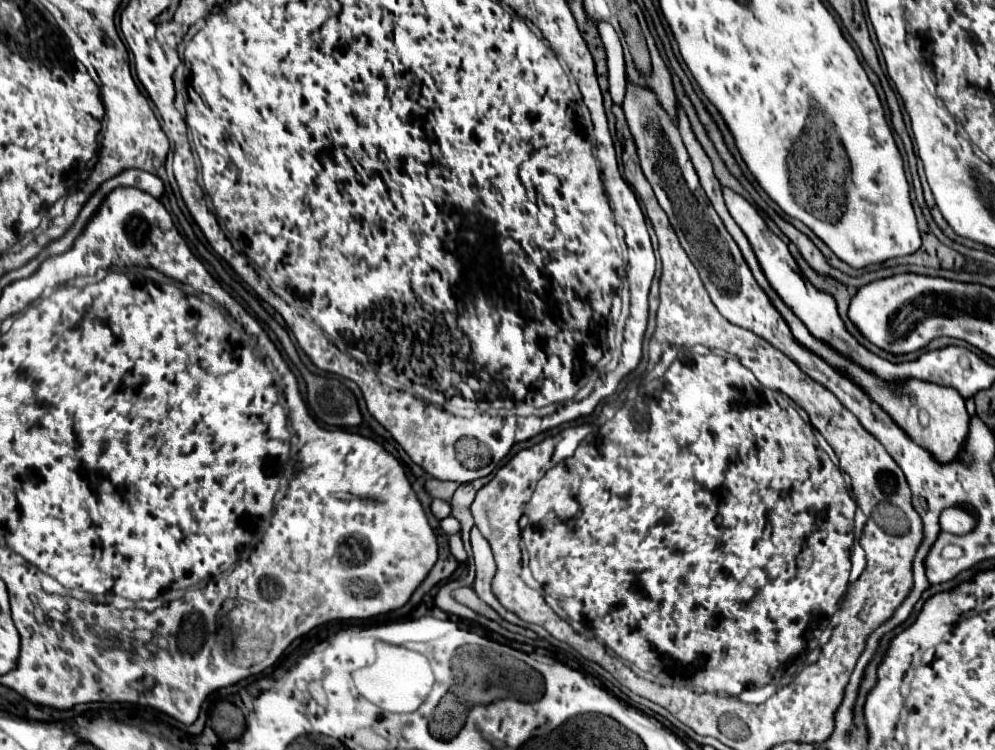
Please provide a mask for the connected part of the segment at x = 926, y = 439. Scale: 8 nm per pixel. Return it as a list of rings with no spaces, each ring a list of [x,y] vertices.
[[[910,380],[902,390],[902,394],[892,396],[888,392],[888,398],[884,400],[884,412],[914,440],[918,446],[926,448],[934,460],[940,464],[954,462],[958,456],[962,442],[968,436],[968,424],[970,424],[970,414],[966,412],[962,396],[954,388],[944,388],[938,384],[930,382],[920,382],[920,380]]]

